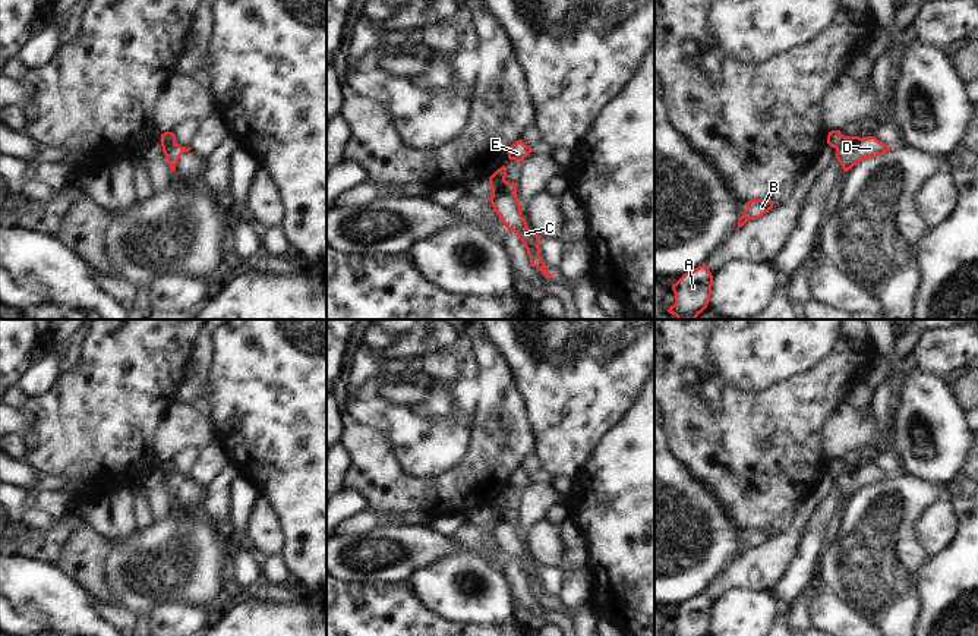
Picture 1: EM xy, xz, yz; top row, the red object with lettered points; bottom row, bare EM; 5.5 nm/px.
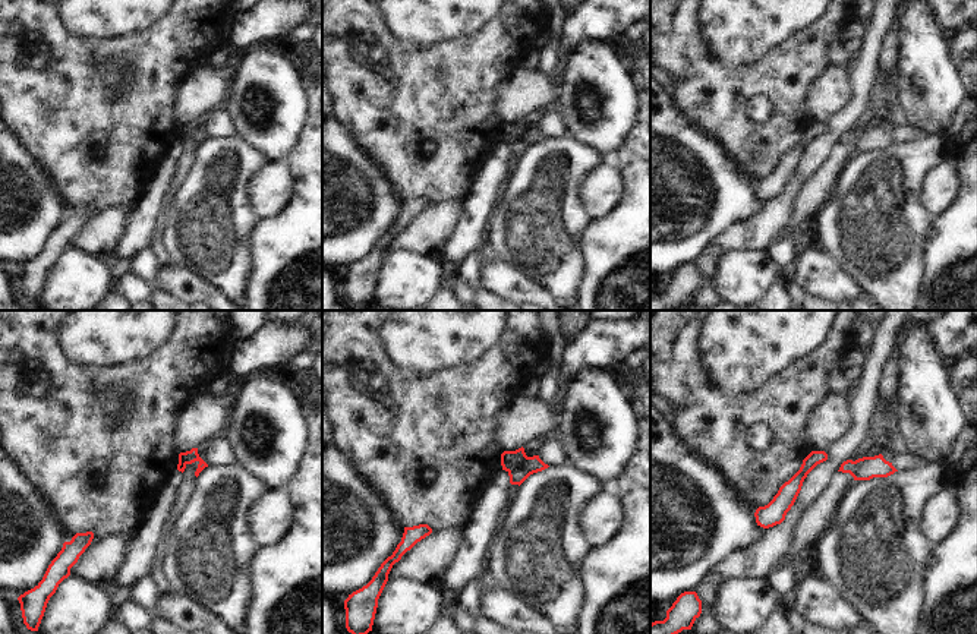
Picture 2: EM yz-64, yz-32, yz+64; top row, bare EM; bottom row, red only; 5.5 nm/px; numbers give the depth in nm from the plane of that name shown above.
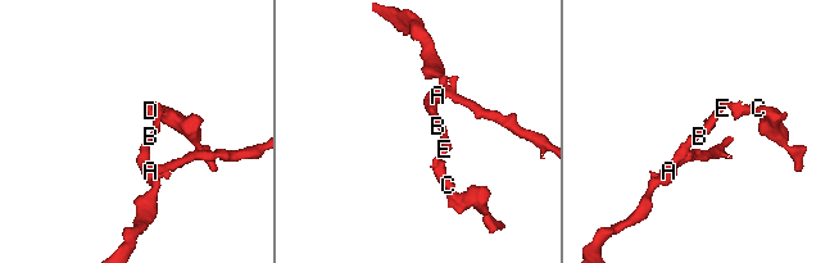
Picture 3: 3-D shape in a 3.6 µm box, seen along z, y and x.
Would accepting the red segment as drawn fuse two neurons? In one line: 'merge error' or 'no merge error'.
merge error

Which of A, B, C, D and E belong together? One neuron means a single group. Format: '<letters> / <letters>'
A B E / C D

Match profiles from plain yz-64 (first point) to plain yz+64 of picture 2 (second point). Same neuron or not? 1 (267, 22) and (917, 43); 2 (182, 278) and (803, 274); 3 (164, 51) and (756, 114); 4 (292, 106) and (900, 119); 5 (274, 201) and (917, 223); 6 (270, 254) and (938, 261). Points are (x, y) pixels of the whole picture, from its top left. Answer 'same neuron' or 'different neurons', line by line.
1: different neurons
2: same neuron
3: different neurons
4: different neurons
5: different neurons
6: same neuron

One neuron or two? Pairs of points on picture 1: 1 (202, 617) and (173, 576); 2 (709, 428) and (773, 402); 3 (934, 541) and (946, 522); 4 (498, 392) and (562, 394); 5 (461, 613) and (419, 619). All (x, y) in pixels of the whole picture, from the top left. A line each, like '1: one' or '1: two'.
1: two
2: one
3: one
4: two
5: two

